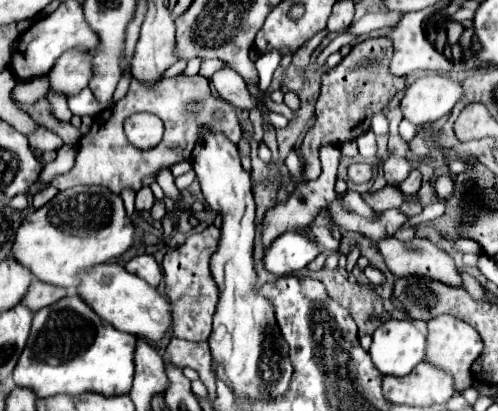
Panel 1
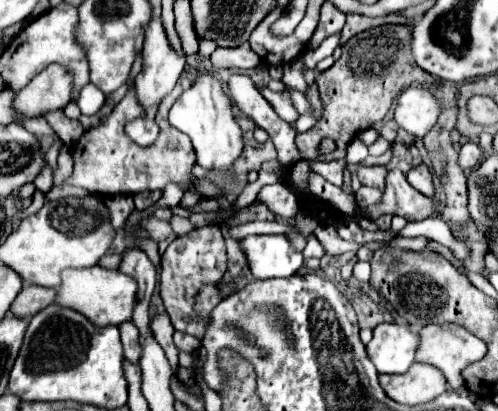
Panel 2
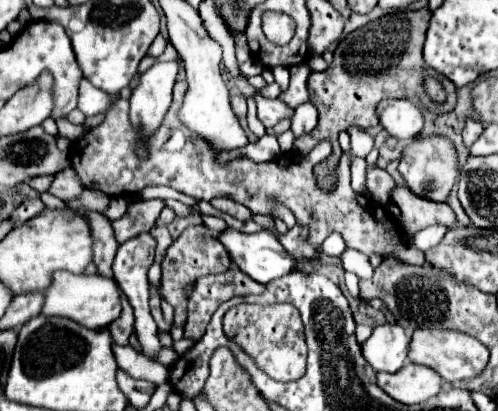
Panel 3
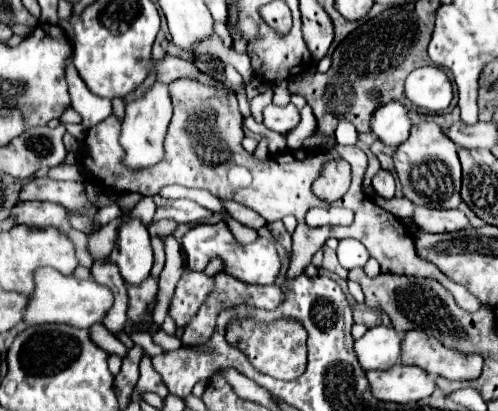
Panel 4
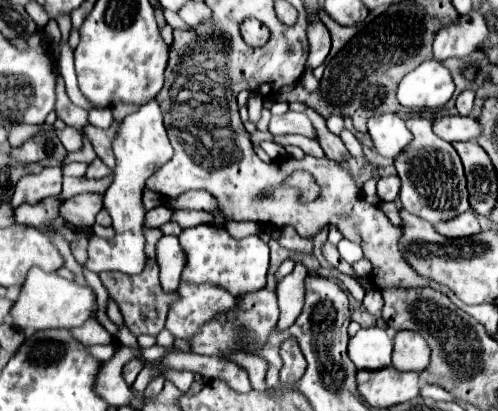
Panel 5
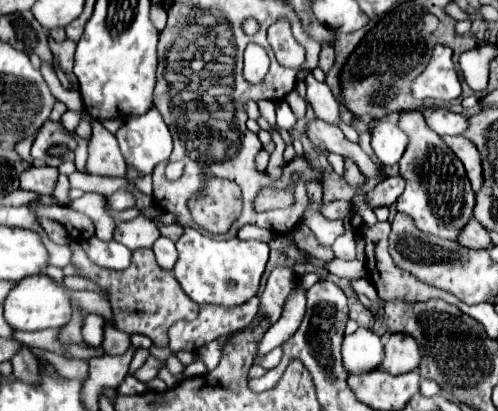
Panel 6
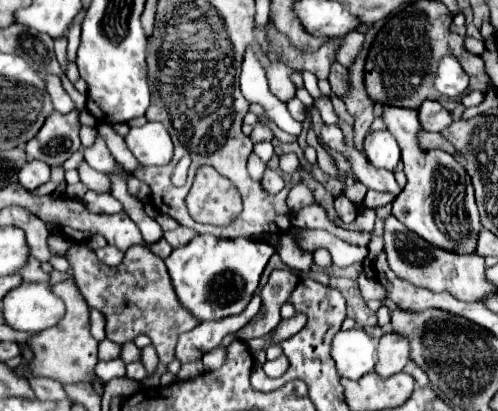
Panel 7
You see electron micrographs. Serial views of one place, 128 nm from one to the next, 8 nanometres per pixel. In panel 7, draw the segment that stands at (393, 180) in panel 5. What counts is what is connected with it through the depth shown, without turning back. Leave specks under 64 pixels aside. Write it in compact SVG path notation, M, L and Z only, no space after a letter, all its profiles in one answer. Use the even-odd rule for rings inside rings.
M368 190L364 204L366 204L368 208L380 208L380 206L384 206L384 204L392 202L392 200L394 200L394 198L392 198L388 192L376 192L376 190ZM340 196L340 198L336 198L334 200L334 208L336 208L336 212L338 212L338 216L342 218L342 222L344 224L350 224L350 222L354 222L354 218L358 216L358 210L356 210L356 206L346 198L346 196Z

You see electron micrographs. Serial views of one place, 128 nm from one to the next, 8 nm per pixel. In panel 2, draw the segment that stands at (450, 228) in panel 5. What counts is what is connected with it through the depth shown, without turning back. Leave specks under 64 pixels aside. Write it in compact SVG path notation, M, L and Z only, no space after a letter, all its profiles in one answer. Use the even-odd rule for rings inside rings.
M390 170L380 202L366 212L372 220L380 218L382 214L398 214L404 216L408 222L414 222L436 216L438 204L432 198L416 192L400 170Z

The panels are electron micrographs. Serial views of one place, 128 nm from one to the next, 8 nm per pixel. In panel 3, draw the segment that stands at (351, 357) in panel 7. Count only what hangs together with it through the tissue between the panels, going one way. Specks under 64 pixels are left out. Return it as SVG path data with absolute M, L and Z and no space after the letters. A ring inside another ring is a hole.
M398 324L376 326L370 338L362 344L364 360L376 372L398 372L406 362L412 332L412 328Z

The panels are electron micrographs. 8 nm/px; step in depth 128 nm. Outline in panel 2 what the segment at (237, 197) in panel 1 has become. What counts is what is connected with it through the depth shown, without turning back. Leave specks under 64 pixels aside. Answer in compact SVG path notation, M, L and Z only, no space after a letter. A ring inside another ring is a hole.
M208 72L196 74L194 84L170 108L170 124L190 136L200 166L210 170L228 170L232 162L240 156L244 148L242 130L234 118L232 108L234 104L224 92L222 82Z

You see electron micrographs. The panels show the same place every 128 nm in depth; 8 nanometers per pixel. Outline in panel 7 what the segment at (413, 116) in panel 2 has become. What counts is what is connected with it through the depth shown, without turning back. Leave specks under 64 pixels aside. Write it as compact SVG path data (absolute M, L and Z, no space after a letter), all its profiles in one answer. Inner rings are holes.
M388 130L372 132L364 138L364 150L368 162L380 170L394 170L400 162L400 148L396 138Z

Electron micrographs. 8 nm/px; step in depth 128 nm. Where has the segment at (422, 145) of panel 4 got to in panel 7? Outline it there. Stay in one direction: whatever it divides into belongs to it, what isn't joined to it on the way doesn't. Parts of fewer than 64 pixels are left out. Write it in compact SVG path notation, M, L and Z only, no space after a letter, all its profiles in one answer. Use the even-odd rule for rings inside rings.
M382 106L382 120L400 144L404 172L408 176L408 184L404 186L400 196L392 202L392 214L406 228L416 232L420 238L428 240L428 244L432 246L438 246L450 252L460 252L460 254L474 254L482 224L480 224L478 208L464 208L464 206L470 206L464 202L474 202L474 188L464 166L452 154L444 150L424 152L416 146L414 136L418 134L420 124L412 108L384 108Z

